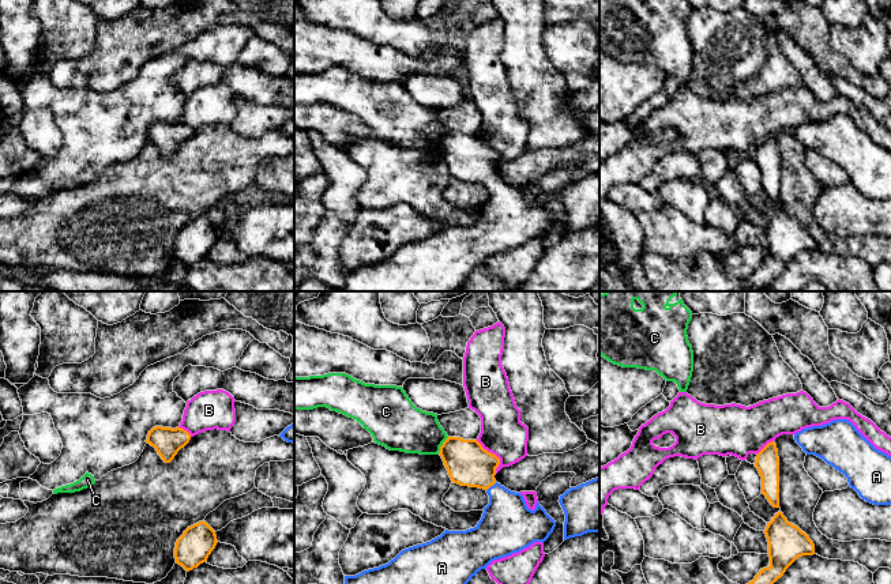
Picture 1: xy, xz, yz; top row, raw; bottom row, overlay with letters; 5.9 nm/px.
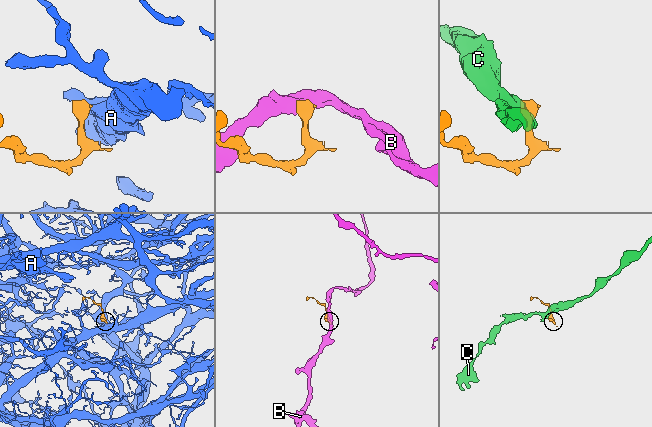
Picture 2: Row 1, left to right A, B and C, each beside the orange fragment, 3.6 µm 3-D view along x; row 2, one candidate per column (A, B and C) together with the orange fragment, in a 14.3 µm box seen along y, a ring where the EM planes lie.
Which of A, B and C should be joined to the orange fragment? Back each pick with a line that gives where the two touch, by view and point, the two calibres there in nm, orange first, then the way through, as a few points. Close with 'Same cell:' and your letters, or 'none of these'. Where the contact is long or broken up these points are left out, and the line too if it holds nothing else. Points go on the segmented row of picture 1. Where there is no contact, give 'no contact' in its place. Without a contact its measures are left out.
A: xz (491, 485) | 260/300 nm | across xz (467, 463), (491, 485), (507, 509), (507, 523)
Same cell: A

